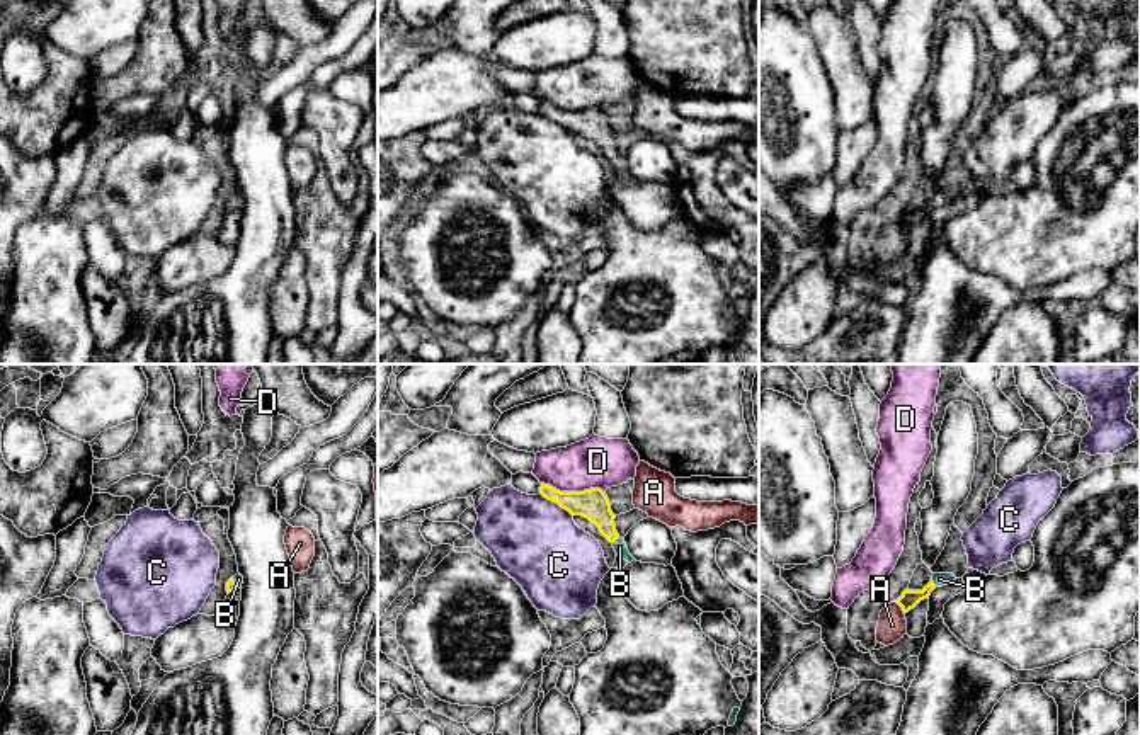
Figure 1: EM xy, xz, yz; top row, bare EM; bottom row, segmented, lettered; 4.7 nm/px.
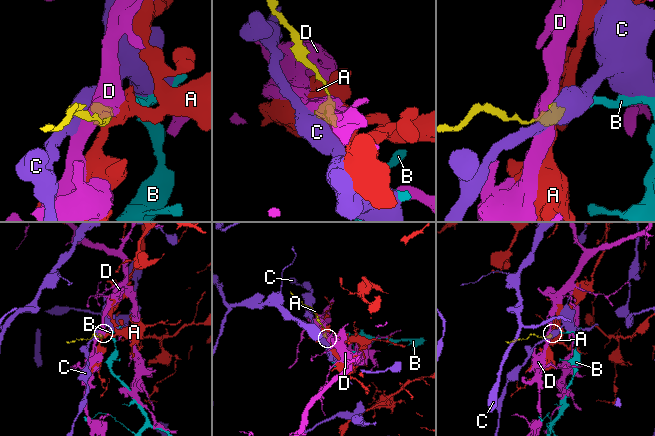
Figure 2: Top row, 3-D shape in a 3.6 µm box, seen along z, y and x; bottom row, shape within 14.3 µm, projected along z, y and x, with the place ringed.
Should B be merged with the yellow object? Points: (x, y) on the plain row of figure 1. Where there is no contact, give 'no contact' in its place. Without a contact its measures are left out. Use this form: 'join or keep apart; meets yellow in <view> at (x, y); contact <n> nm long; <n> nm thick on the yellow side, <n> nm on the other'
join; meets yellow in yz at (933, 201); contact 50 nm long; 90 nm thick on the yellow side, 60 nm on the other

